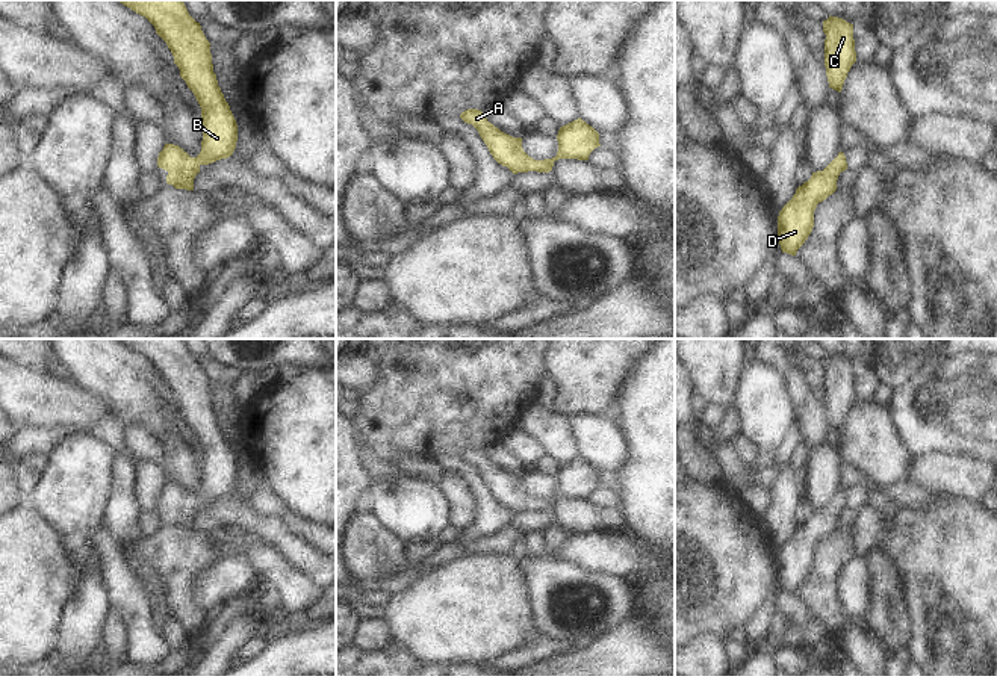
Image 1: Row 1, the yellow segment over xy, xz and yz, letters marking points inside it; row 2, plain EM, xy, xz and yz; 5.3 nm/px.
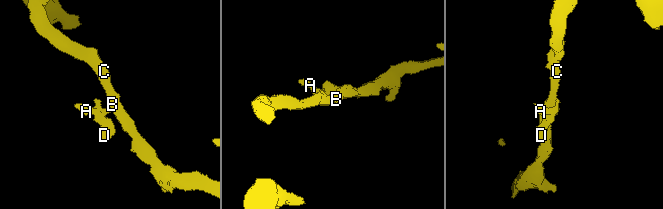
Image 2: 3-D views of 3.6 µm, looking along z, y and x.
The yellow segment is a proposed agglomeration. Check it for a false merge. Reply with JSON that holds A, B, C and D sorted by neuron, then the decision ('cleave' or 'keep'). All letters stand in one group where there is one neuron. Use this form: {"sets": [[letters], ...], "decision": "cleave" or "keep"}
{"sets": [["A", "B", "C", "D"]], "decision": "keep"}

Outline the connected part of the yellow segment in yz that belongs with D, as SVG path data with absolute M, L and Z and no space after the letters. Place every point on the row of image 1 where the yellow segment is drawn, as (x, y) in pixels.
M840 151L823 171L812 172L811 178L796 189L778 216L778 240L782 253L796 256L812 231L817 204L837 191L838 175L846 169L846 156Z

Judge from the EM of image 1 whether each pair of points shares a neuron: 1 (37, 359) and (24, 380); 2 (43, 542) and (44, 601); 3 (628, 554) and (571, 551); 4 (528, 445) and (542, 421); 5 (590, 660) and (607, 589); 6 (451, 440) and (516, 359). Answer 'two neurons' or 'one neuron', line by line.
1: two neurons
2: one neuron
3: one neuron
4: two neurons
5: two neurons
6: one neuron

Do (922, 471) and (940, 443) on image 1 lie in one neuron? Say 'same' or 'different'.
different

